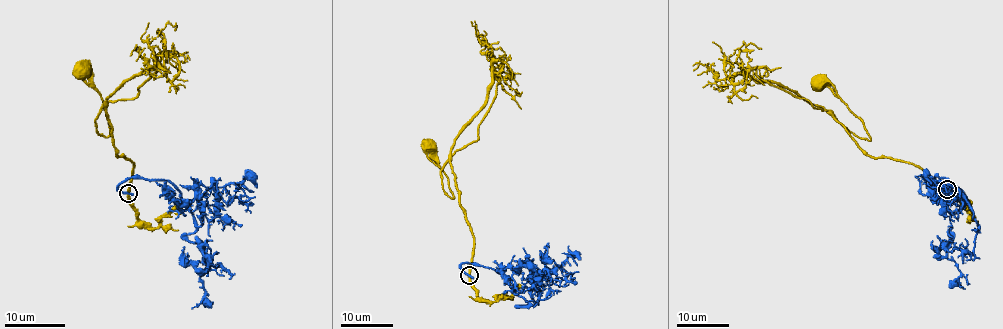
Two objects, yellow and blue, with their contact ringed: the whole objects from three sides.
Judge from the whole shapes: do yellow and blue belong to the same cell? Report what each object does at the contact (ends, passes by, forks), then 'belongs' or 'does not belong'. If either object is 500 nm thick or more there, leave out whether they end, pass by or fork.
yellow passes by; blue ends; does not belong

